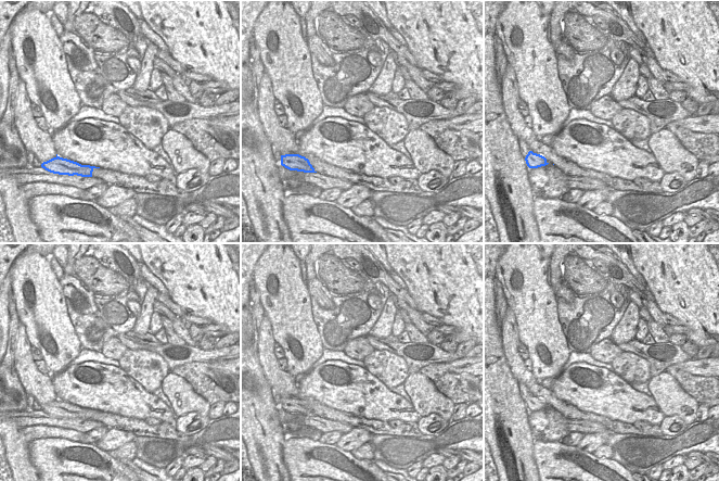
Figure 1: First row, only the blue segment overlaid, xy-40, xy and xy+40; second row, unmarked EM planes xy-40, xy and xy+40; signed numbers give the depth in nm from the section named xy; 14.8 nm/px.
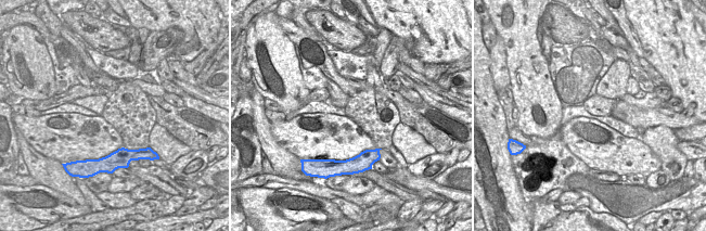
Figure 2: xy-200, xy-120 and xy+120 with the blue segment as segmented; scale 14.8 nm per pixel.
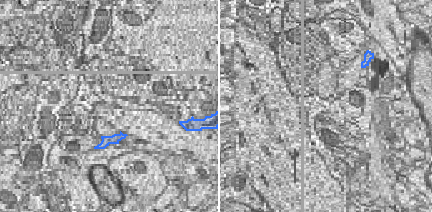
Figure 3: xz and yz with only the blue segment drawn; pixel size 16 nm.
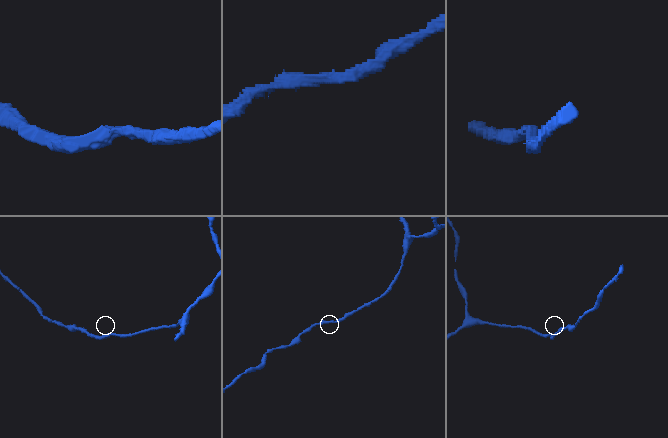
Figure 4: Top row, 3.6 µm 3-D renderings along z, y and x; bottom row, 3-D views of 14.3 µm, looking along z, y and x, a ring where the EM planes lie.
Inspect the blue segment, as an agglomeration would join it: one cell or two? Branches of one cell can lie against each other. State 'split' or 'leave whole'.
leave whole

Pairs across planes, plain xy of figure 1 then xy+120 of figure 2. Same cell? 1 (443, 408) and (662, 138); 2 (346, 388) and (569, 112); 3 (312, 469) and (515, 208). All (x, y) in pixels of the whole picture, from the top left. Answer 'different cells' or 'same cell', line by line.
1: same cell
2: different cells
3: different cells

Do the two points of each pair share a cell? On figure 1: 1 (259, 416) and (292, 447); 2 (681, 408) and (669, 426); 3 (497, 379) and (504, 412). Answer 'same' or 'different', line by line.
1: different
2: different
3: same

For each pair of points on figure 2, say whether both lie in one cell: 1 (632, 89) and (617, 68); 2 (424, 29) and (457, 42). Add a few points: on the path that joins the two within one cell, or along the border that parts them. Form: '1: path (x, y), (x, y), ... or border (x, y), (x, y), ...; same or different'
1: border (630, 76), (626, 92); different
2: path (432, 29), (438, 29), (449, 38); same

